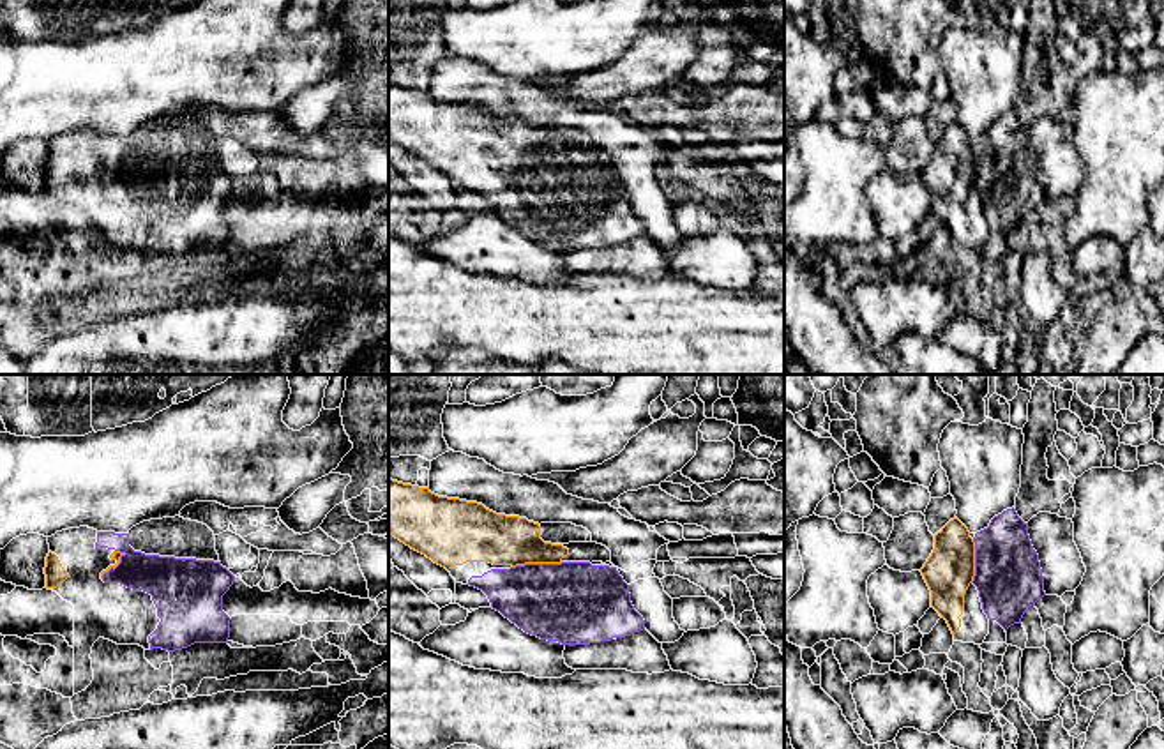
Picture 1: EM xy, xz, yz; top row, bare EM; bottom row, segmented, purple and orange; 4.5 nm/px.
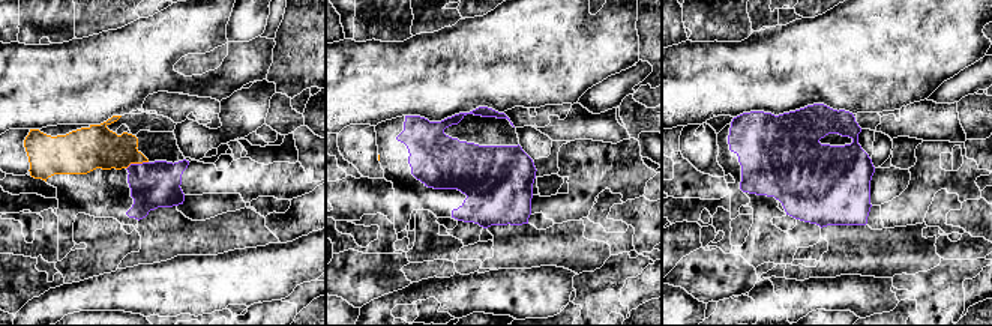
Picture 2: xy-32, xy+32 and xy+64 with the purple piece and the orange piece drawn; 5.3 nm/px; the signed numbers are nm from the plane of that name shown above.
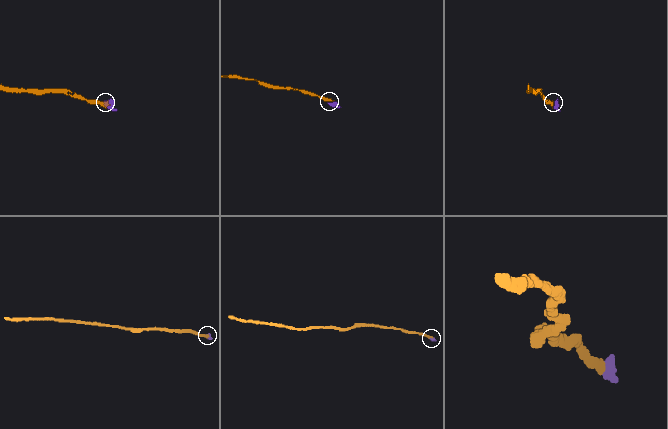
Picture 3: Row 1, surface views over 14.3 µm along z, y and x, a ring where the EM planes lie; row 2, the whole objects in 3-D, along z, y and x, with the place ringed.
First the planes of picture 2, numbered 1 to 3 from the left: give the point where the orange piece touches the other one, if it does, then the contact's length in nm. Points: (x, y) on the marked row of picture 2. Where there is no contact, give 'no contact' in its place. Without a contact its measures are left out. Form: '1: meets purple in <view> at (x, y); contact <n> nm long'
1: meets purple in xy-32 at (137, 164); contact 130 nm long
2: no contact
3: no contact

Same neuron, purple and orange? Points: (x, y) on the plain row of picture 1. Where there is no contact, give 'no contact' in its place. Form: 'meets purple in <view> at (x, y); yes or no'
meets purple in xz at (537, 168); yes

